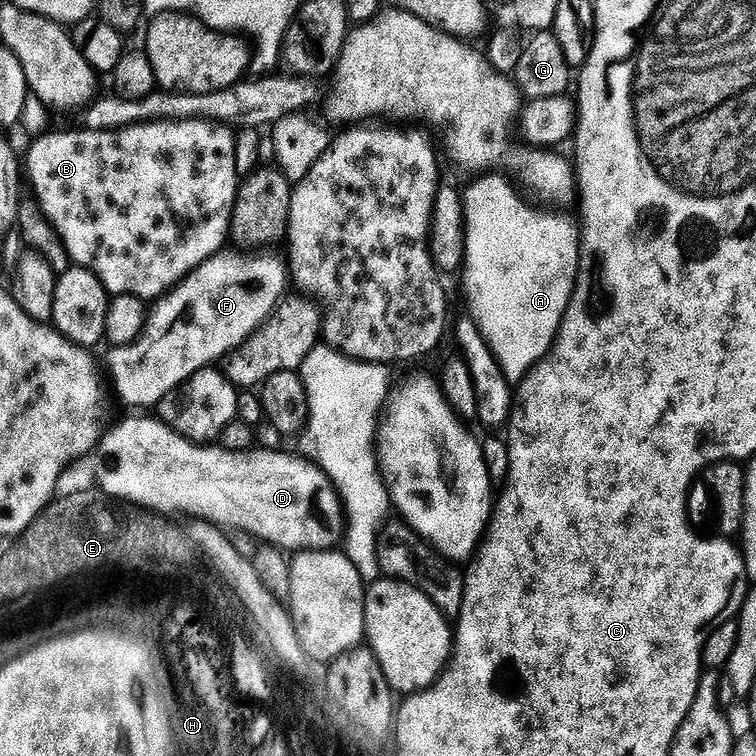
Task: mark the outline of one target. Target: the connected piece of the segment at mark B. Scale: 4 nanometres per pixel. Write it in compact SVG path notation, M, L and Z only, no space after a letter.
M157 120L155 122L145 122L142 124L133 124L131 128L118 128L115 132L89 132L87 130L79 130L80 132L52 132L40 134L40 137L33 142L28 148L28 180L32 183L32 192L36 204L39 205L44 217L52 224L56 233L60 236L61 242L68 251L68 259L77 268L85 268L87 272L93 272L100 279L102 286L112 296L137 296L139 300L145 302L155 301L157 298L163 297L164 293L175 288L184 277L189 276L196 267L202 262L206 262L215 252L221 251L225 247L224 243L229 243L229 232L232 227L232 211L234 210L234 202L236 201L236 189L238 187L238 177L236 175L236 167L234 166L234 146L236 145L236 137L233 129L225 126L220 122L206 120Z

